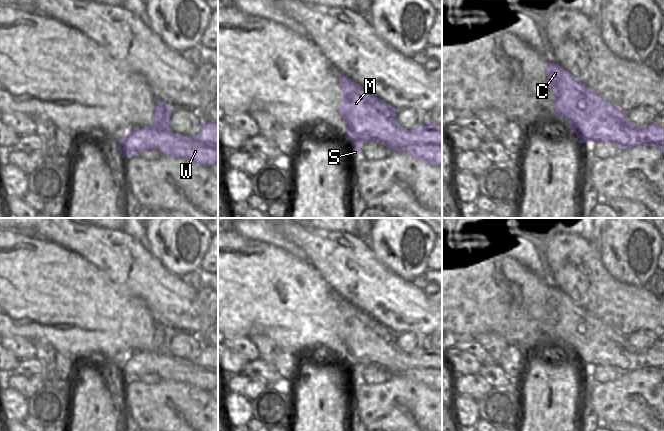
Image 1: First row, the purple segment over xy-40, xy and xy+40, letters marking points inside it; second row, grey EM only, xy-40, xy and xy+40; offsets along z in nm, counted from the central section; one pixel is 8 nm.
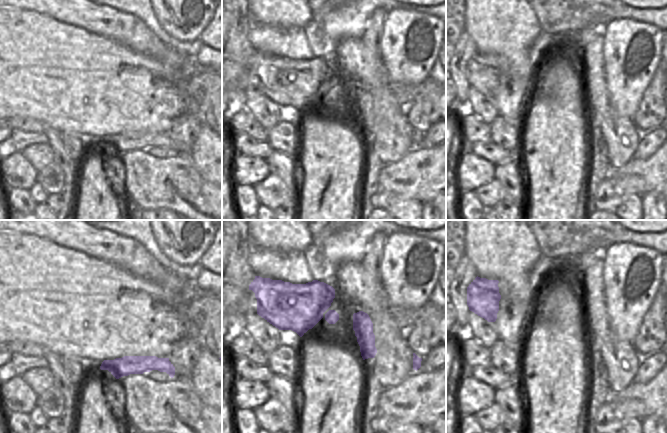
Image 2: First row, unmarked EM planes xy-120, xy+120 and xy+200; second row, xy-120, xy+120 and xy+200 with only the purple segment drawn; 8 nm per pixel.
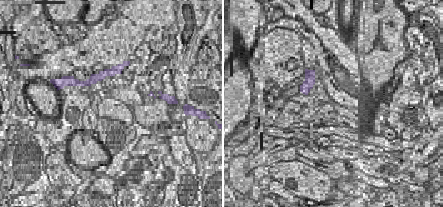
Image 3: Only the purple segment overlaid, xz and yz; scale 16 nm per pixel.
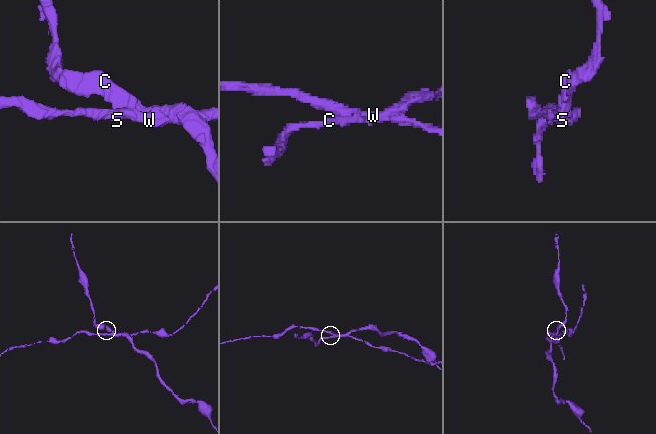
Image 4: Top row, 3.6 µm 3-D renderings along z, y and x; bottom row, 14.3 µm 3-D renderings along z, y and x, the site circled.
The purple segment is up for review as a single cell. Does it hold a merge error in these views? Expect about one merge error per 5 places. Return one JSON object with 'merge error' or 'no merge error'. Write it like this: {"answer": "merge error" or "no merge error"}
{"answer": "merge error"}

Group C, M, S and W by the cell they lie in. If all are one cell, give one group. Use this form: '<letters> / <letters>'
C M / S W

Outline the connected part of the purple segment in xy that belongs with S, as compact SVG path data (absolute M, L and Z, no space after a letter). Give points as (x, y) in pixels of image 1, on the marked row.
M355 140L352 142L353 145L353 156L362 156L361 145L366 143L368 140Z

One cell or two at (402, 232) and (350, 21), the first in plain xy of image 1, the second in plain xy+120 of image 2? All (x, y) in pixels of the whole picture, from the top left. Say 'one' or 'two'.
two

